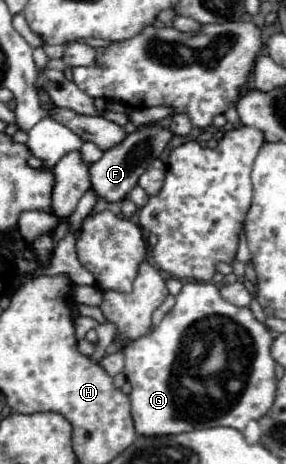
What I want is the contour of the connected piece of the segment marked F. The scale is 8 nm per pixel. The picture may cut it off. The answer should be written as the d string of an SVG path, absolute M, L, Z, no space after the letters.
M162 124L142 126L138 132L128 134L126 140L122 140L114 148L106 150L104 156L98 162L90 164L90 168L88 168L90 190L98 198L104 198L106 202L120 202L120 200L124 200L126 194L136 186L136 182L142 176L142 172L150 166L150 162L154 162L156 158L160 158L160 154L164 152L164 148L166 148L166 144L170 140L172 140L172 134Z

